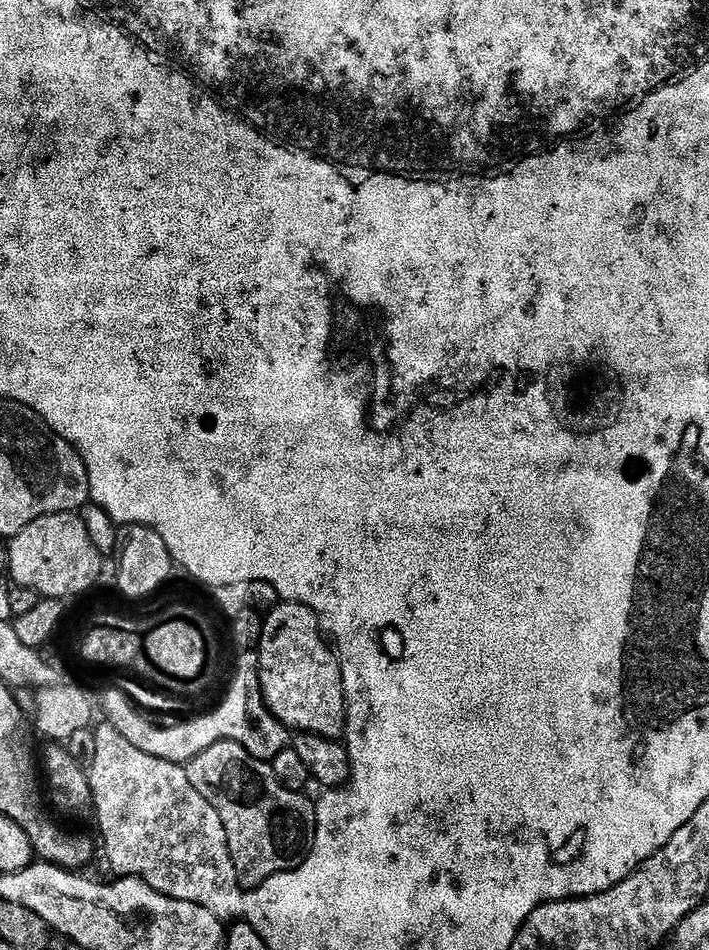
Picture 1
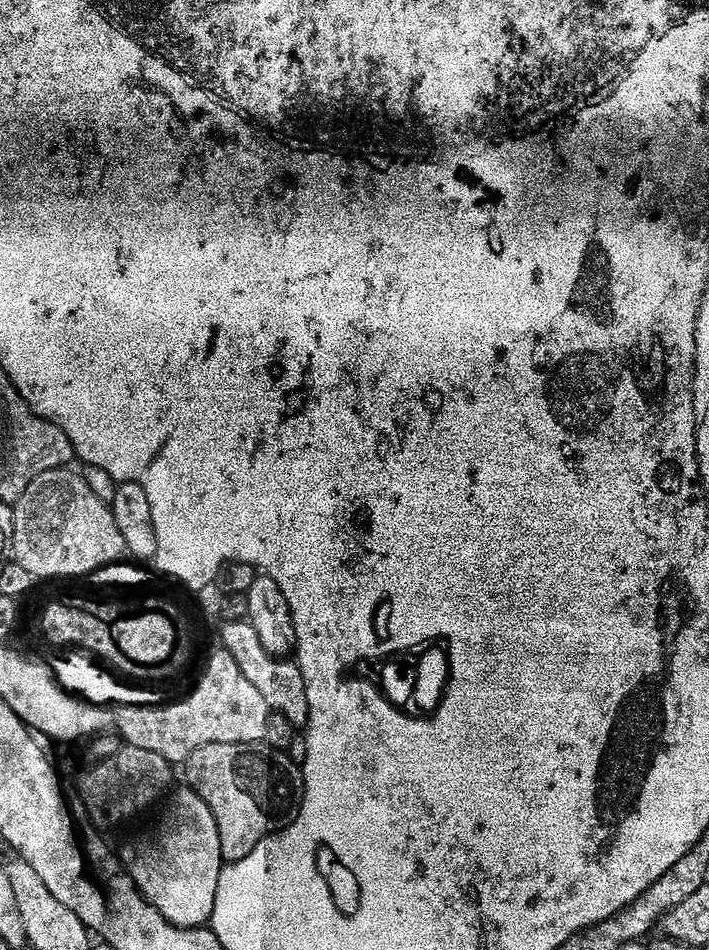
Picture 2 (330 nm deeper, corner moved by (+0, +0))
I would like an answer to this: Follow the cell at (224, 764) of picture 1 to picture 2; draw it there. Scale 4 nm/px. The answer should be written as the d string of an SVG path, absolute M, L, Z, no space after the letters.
M211 744L202 746L202 750L194 750L186 762L188 780L191 791L196 792L206 806L210 806L210 814L214 814L214 822L218 822L218 838L222 838L222 854L229 864L237 864L258 842L275 837L292 825L296 815L300 813L302 799L302 776L292 764L284 765L281 753L258 744Z

